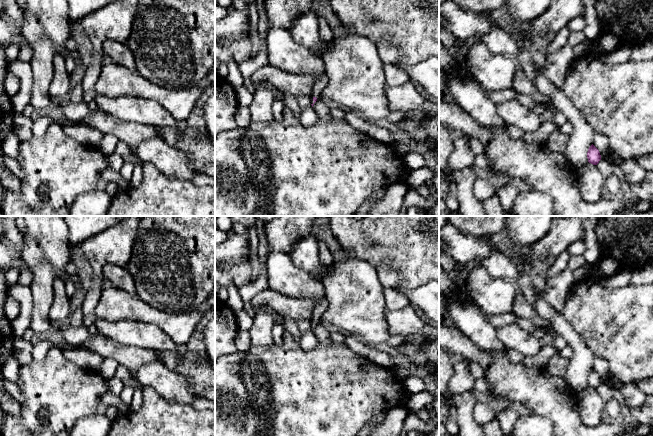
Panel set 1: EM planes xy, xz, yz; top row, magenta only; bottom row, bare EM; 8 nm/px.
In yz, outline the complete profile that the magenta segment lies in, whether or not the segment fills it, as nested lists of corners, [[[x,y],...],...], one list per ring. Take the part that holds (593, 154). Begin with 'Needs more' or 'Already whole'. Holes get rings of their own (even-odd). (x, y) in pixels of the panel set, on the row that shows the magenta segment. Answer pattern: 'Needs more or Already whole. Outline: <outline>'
Already whole. Outline: [[[593,144],[588,149],[587,158],[588,162],[593,165],[597,165],[601,160],[600,152]]]

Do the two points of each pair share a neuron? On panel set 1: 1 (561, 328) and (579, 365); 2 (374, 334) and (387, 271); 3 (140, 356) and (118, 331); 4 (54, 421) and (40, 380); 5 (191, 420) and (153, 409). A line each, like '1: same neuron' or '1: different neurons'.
1: same neuron
2: different neurons
3: different neurons
4: same neuron
5: same neuron

